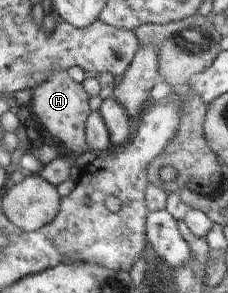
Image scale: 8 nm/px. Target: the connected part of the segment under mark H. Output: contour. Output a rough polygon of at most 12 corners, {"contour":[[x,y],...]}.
{"contour":[[56,70],[28,90],[33,115],[80,155],[91,98]]}

